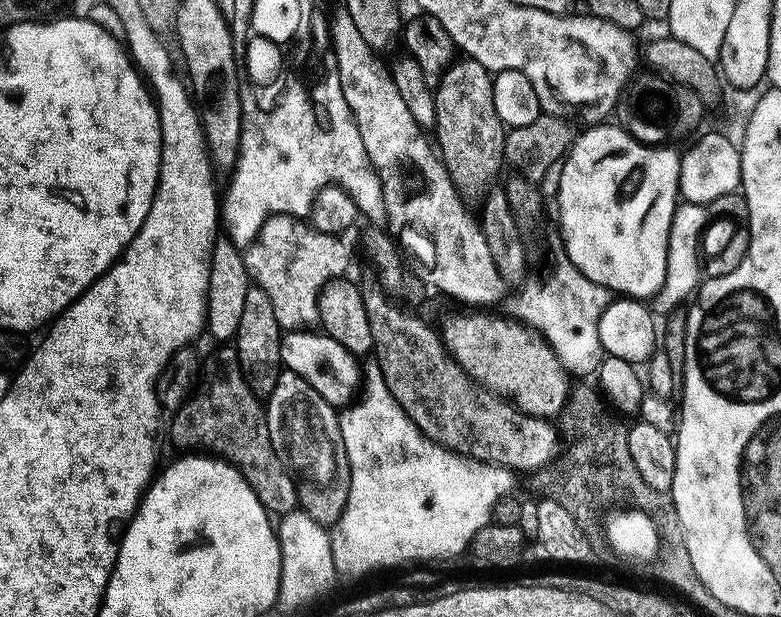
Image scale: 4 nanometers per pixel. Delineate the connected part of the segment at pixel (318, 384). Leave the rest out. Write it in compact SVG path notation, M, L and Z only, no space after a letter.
M288 330L281 335L280 358L283 367L306 378L310 386L314 386L314 390L318 390L318 394L322 394L322 398L326 398L326 402L333 406L351 405L354 400L352 395L360 384L360 372L356 369L357 357L327 334L311 336L312 334L308 330Z

